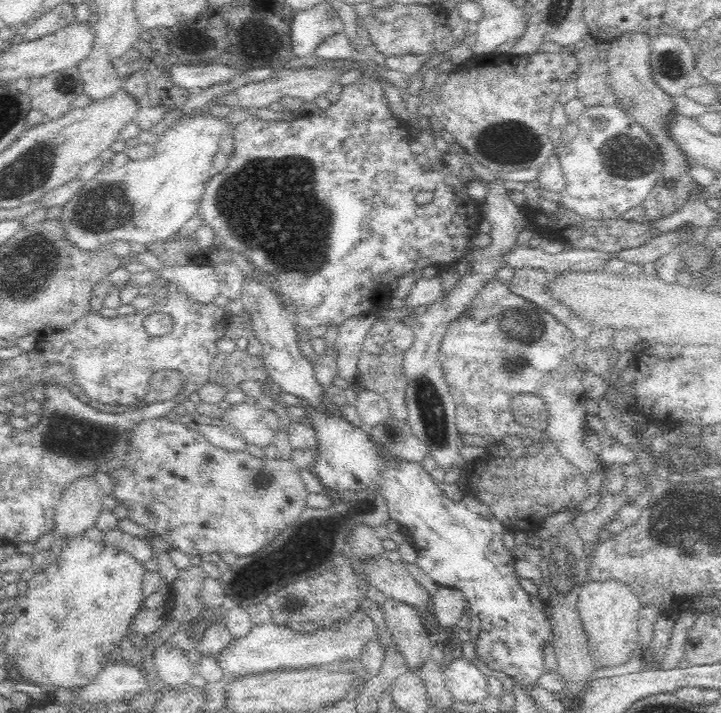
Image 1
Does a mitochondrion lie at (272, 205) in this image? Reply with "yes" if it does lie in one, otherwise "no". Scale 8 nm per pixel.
yes

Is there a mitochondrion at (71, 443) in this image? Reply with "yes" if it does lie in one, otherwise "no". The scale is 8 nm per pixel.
yes

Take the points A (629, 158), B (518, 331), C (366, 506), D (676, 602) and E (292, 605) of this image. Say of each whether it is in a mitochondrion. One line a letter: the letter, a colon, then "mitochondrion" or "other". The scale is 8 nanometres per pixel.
A: mitochondrion
B: mitochondrion
C: other
D: other
E: other

